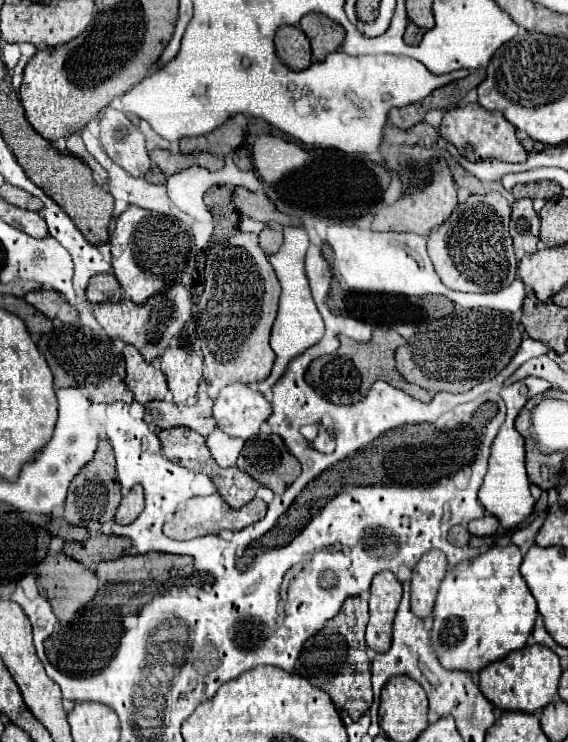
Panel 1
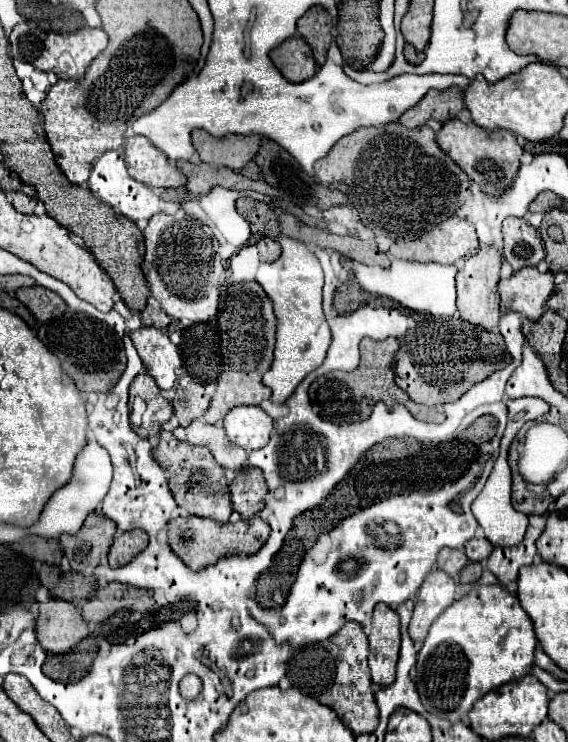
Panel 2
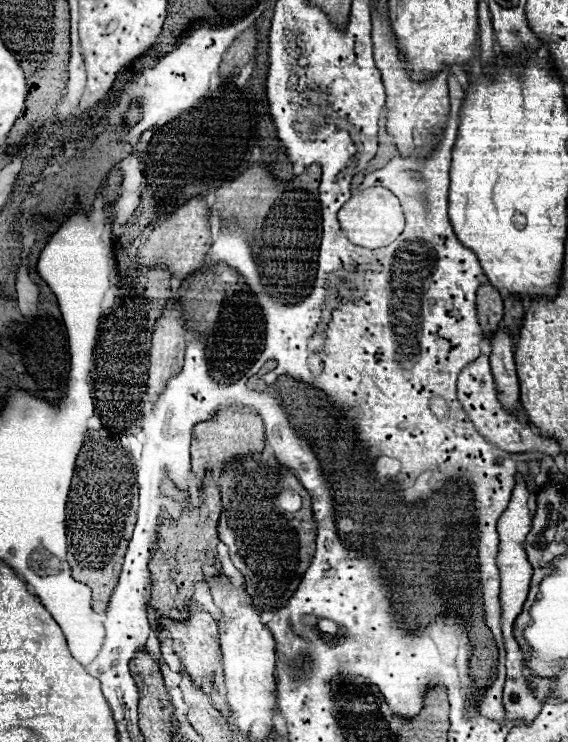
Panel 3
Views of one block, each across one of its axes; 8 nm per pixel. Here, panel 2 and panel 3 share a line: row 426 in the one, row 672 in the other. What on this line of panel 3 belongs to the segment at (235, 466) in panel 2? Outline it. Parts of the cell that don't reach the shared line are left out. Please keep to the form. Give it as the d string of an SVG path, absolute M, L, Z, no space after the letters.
M194 602L188 620L174 622L168 618L160 618L154 622L158 624L156 636L160 640L162 658L170 666L170 670L182 672L182 668L184 668L196 688L204 688L204 684L210 686L214 682L214 676L220 672L220 666L222 666L218 628L216 628L216 622L210 618L210 614L198 602Z

